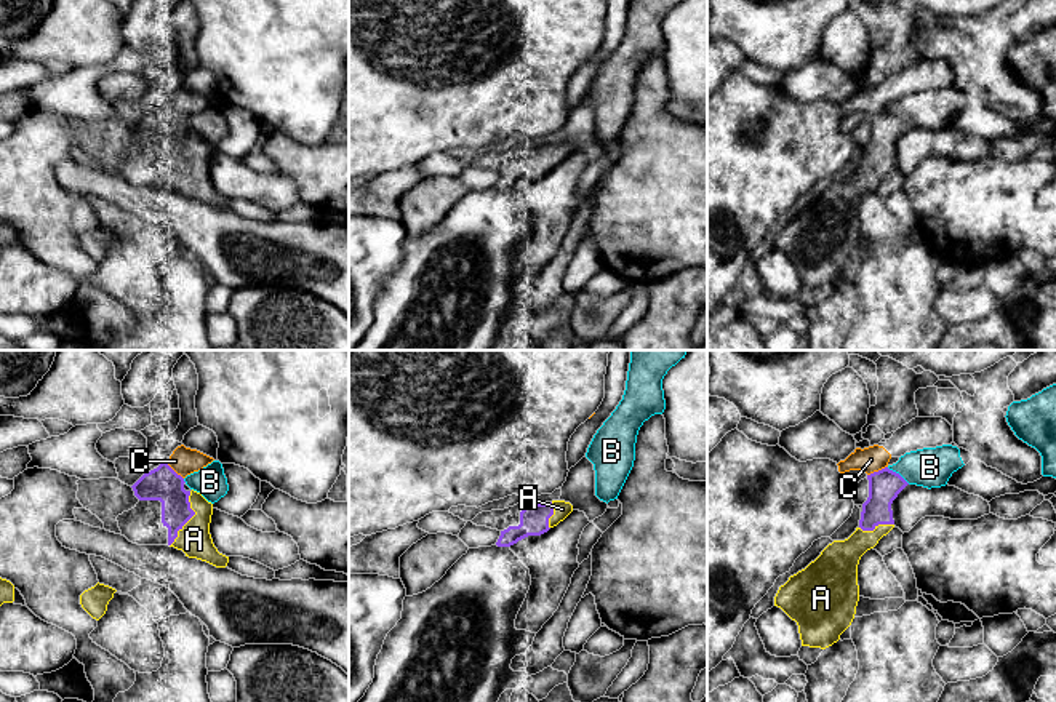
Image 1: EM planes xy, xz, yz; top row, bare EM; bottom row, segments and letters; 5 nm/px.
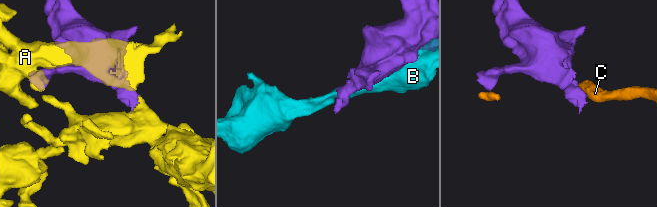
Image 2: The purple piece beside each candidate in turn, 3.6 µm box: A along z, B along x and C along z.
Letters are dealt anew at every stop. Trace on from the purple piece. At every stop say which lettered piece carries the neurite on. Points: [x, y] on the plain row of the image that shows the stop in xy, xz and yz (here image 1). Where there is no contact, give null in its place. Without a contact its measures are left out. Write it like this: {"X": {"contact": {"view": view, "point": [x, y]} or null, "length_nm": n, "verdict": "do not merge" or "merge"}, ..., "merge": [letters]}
{"A": {"contact": {"view": "xy", "point": [191, 159]}, "length_nm": 300, "verdict": "merge"}, "B": {"contact": {"view": "yz", "point": [898, 115]}, "length_nm": 150, "verdict": "do not merge"}, "C": {"contact": {"view": "yz", "point": [879, 112]}, "length_nm": 120, "verdict": "do not merge"}, "merge": ["A"]}

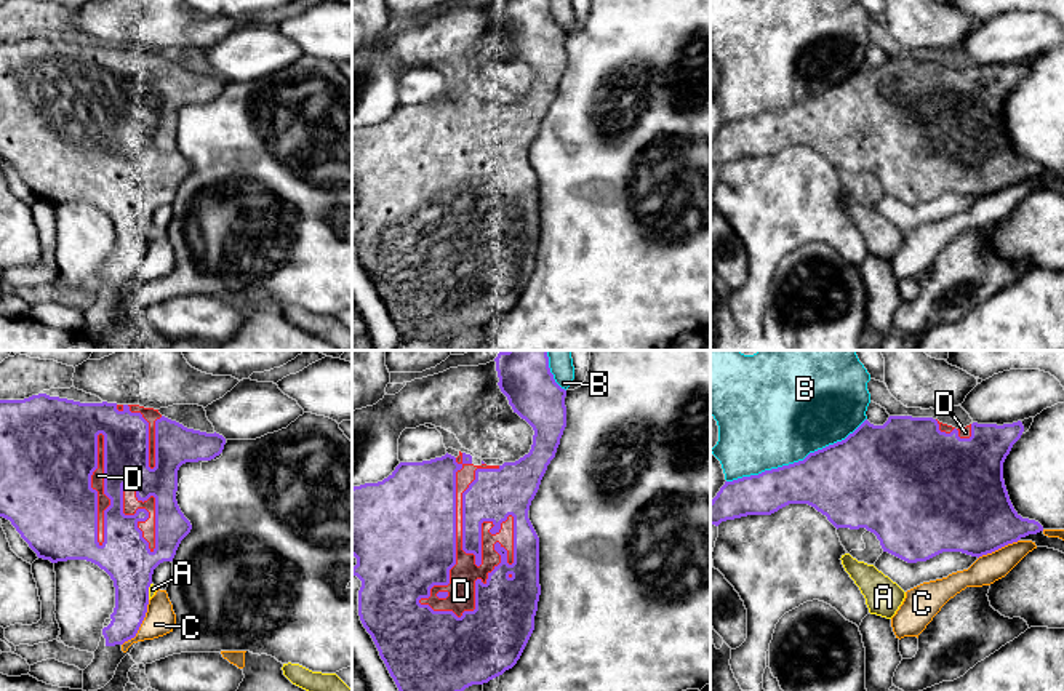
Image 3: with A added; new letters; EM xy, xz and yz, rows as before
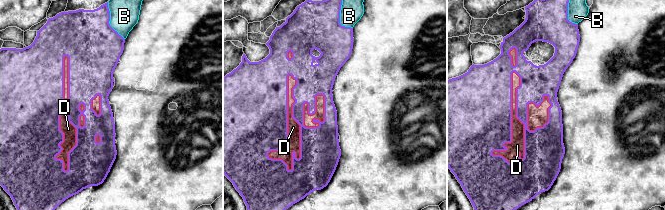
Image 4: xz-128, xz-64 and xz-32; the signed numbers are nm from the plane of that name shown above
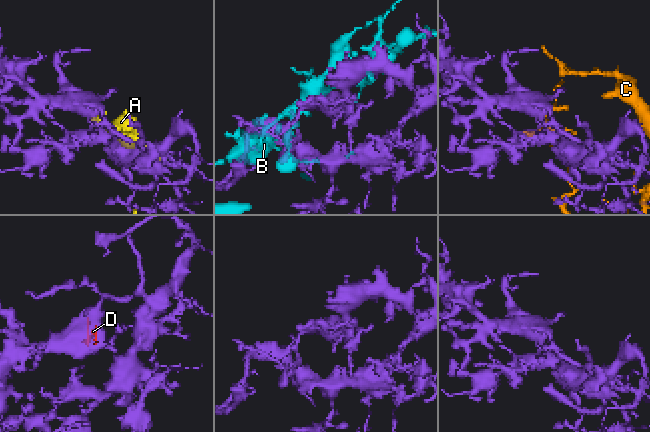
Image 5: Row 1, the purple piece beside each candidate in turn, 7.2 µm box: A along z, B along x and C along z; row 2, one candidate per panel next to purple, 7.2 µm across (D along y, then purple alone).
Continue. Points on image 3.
{"A": {"contact": {"view": "xy", "point": [148, 232]}, "length_nm": 90, "verdict": "do not merge"}, "B": {"contact": {"view": "yz", "point": [796, 104]}, "length_nm": 750, "verdict": "do not merge"}, "C": {"contact": {"view": "xy", "point": [141, 264]}, "length_nm": 280, "verdict": "do not merge"}, "D": {"contact": {"view": "xz", "point": [455, 197]}, "length_nm": 850, "verdict": "merge"}, "merge": ["D"]}

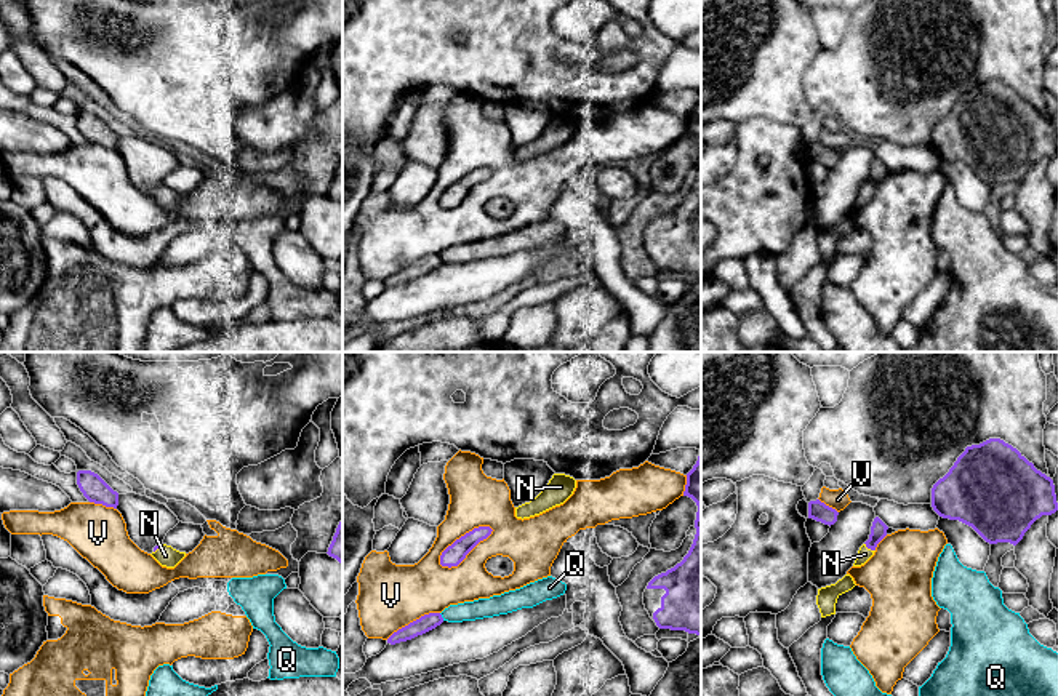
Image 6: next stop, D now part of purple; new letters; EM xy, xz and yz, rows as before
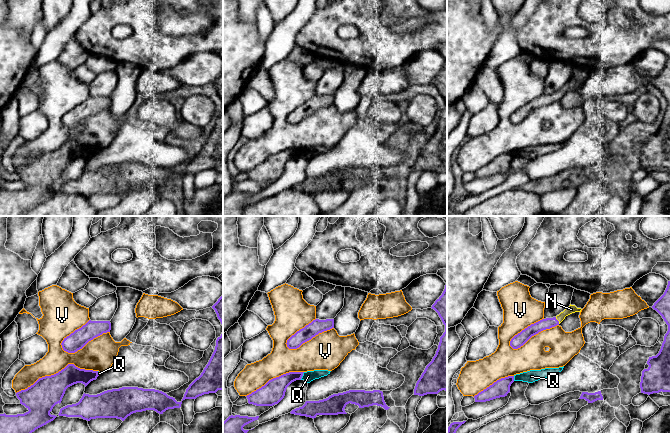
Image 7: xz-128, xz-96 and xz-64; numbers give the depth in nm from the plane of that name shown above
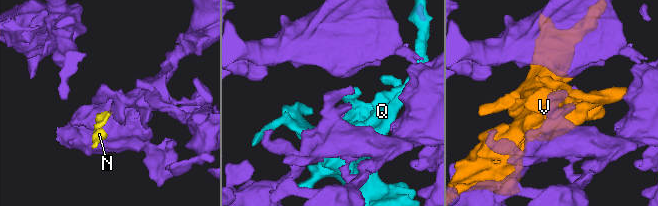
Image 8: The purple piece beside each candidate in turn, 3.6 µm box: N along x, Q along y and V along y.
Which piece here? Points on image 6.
{"N": {"contact": {"view": "yz", "point": [869, 189]}, "length_nm": 70, "verdict": "merge"}, "Q": {"contact": {"view": "xz", "point": [440, 258]}, "length_nm": 50, "verdict": "do not merge"}, "V": {"contact": {"view": "xz", "point": [466, 196]}, "length_nm": 320, "verdict": "do not merge"}, "merge": ["N"]}

